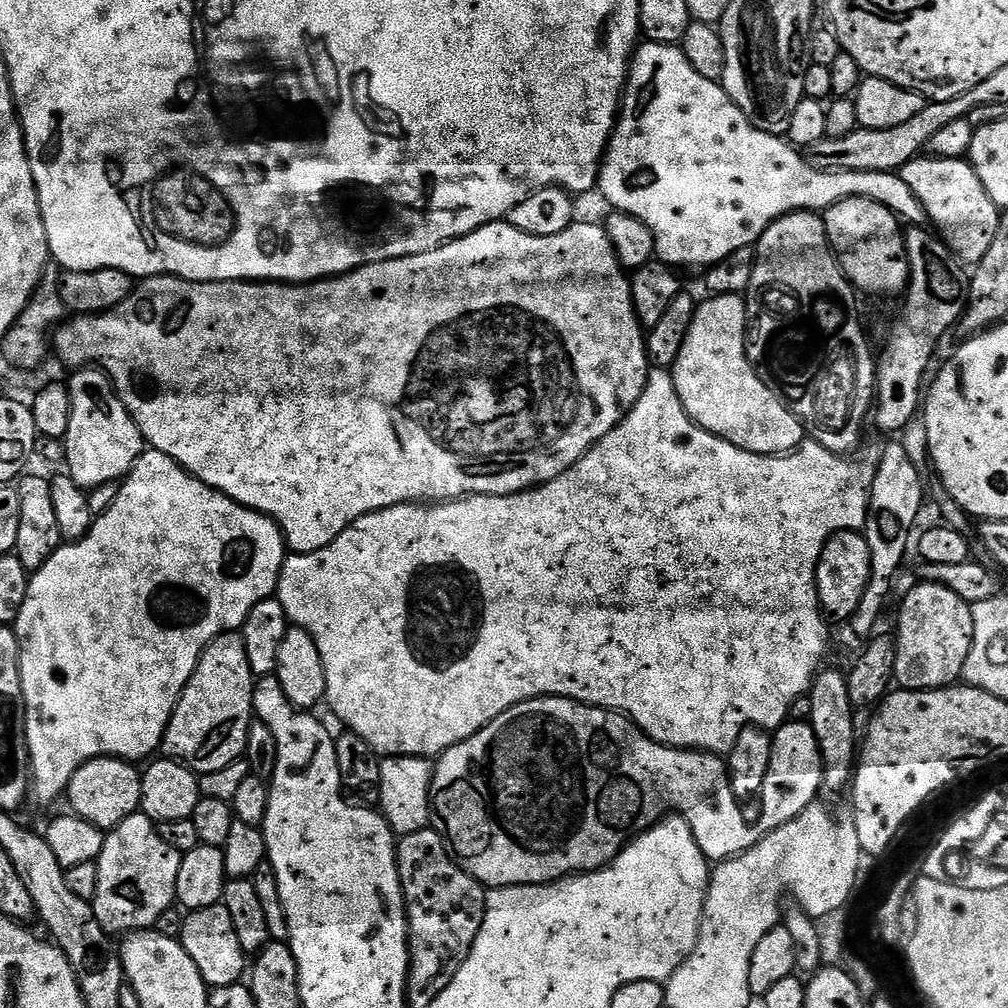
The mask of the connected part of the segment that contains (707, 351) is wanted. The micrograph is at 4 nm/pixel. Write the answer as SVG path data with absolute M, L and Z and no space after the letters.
M712 294L707 298L697 303L686 342L682 342L682 350L670 369L686 414L702 430L747 452L763 456L793 452L804 443L806 433L800 419L766 387L748 361L744 349L744 332L748 328L745 297Z

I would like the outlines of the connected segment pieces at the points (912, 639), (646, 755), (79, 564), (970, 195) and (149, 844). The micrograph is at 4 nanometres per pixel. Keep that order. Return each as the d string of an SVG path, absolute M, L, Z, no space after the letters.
M916 582L905 594L900 604L900 617L896 620L895 683L910 692L928 692L932 688L955 685L964 675L973 642L972 605L958 598L954 590L946 590L946 586Z
M536 696L533 700L522 702L518 706L510 706L494 722L487 724L478 734L466 738L461 744L447 748L440 753L432 769L432 789L430 800L438 831L452 853L456 864L466 874L470 874L485 889L512 888L516 884L551 884L553 880L563 880L565 876L581 872L594 872L598 868L607 868L625 844L633 839L634 833L645 832L669 814L679 814L690 826L702 854L710 862L728 860L739 856L748 848L752 848L766 834L770 834L778 826L798 818L806 806L817 803L819 792L824 788L824 767L822 754L818 750L818 738L814 738L814 730L807 719L789 719L771 733L772 753L770 754L770 770L766 770L766 782L762 782L758 797L762 804L762 814L758 822L748 824L742 816L741 801L734 794L732 783L728 777L727 763L715 752L697 752L694 748L671 748L665 744L654 742L636 723L619 710L595 708L592 704L583 704L568 696Z
M146 450L136 460L136 465L124 477L118 498L103 514L95 517L92 529L75 542L61 543L53 556L43 566L31 573L26 590L26 602L18 614L14 631L20 647L20 677L24 695L24 733L28 743L30 765L30 792L42 803L48 804L65 795L70 778L88 760L99 756L117 756L129 762L147 761L152 751L164 742L170 718L174 714L184 687L190 682L200 656L214 638L224 632L243 629L246 618L258 602L269 599L276 591L276 583L284 565L286 541L280 528L261 512L243 508L226 494L206 486L197 476L187 472L166 454Z
M931 154L915 156L898 169L902 182L914 190L918 202L922 202L922 210L926 210L928 224L934 229L936 236L944 241L946 247L965 266L975 266L982 258L986 258L986 250L994 246L994 234L998 234L998 226L1002 215L1001 209L994 202L990 202L990 194L982 187L978 174L974 174L971 164L967 159L942 158Z
M134 811L122 822L118 822L118 826L105 835L102 854L100 859L95 861L98 890L90 903L104 931L109 934L131 934L151 929L158 922L160 915L173 907L181 855L181 852L174 850L174 846L166 846L166 842L162 842L156 821L145 812Z

